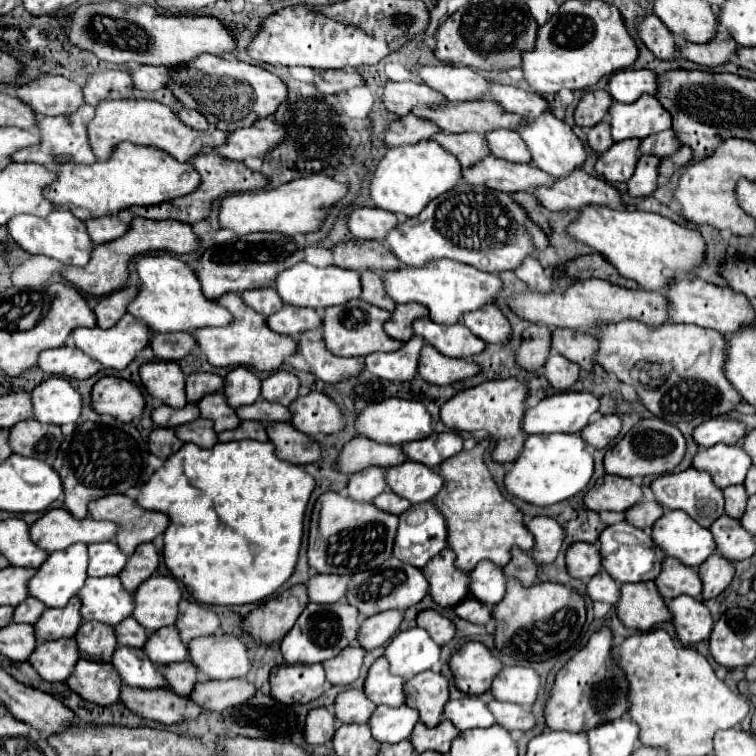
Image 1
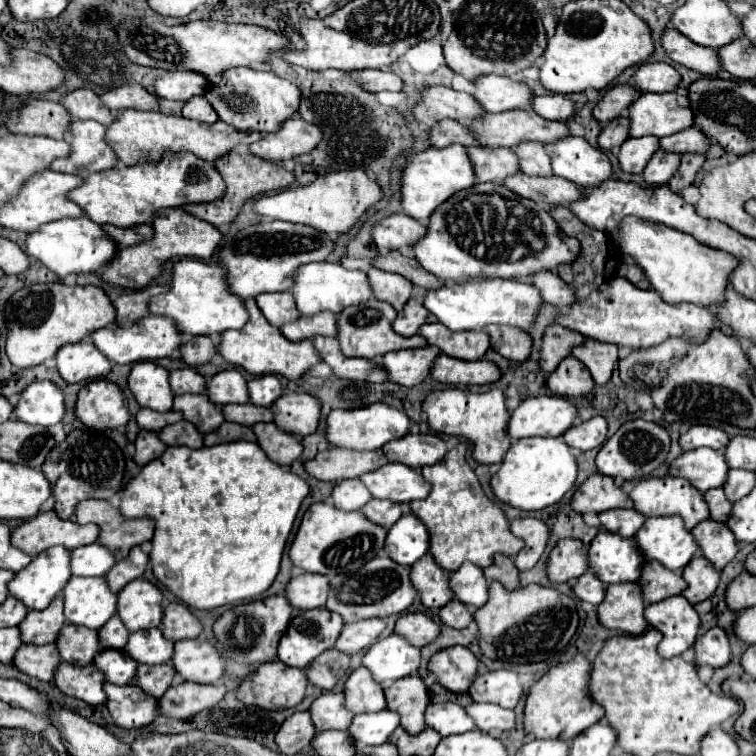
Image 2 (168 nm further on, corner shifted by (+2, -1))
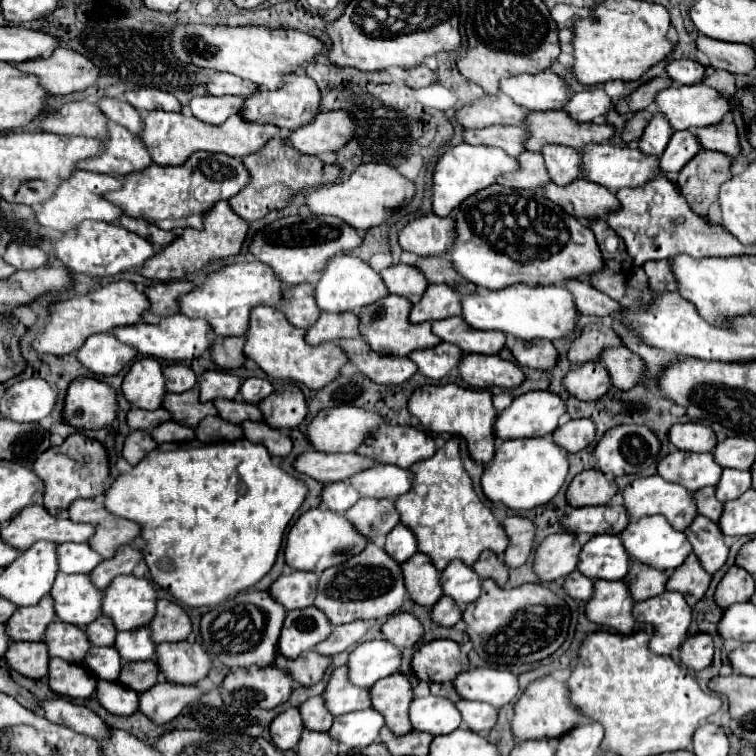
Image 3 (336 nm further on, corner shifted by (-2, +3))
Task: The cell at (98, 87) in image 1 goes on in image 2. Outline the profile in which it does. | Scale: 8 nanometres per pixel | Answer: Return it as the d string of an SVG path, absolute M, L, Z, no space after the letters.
M125 84L115 90L109 90L101 94L101 102L111 110L111 112L121 112L121 110L157 110L157 96L149 94L143 86L139 84Z

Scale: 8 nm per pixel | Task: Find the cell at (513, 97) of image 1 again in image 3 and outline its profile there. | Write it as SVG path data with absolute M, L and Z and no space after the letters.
M585 90L579 94L573 94L567 104L565 104L565 112L579 120L579 122L591 122L595 118L601 118L607 110L609 110L609 96L601 90Z

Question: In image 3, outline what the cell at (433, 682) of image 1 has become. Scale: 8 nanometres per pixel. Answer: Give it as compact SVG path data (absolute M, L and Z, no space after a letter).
M391 674L391 678L381 678L371 688L373 708L387 718L387 726L403 736L413 730L409 720L409 706L413 702L413 686L405 674Z

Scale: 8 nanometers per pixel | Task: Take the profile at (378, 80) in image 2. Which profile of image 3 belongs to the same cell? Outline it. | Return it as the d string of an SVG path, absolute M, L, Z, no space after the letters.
M415 66L409 72L409 78L405 80L405 84L409 88L421 88L421 86L429 86L429 84L435 84L435 72L425 68L425 66Z

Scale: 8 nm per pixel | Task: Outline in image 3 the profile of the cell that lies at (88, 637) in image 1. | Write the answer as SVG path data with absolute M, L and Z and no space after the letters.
M59 620L47 628L45 640L47 640L51 656L63 658L63 660L75 662L75 664L81 664L85 654L91 648L89 638L83 628L71 626L71 624L59 622Z

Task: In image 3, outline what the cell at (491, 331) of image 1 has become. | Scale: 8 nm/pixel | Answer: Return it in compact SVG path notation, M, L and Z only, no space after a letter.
M515 340L515 344L511 346L511 354L517 358L521 366L537 370L549 370L555 366L557 360L557 352L549 340L535 340L535 344Z

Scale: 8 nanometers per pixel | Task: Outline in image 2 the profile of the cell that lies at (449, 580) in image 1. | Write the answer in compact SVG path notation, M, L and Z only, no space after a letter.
M425 554L415 566L411 566L411 580L419 590L421 602L427 608L441 608L451 602L453 592L449 588L449 576L441 570L431 554Z

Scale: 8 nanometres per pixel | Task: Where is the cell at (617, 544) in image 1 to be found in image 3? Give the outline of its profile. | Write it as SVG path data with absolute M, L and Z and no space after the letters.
M597 534L581 550L579 570L589 578L615 580L629 572L631 556L615 534Z

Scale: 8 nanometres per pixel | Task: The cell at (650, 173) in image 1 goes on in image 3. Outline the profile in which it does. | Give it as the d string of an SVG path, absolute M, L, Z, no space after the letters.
M689 130L673 132L673 136L659 160L661 172L677 174L699 150L701 150L701 146L699 146L699 142L695 142L695 136Z

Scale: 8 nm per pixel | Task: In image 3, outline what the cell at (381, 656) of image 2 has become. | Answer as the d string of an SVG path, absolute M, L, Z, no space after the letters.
M375 638L371 642L359 644L349 654L349 678L355 686L371 688L377 680L399 672L401 648L385 638Z

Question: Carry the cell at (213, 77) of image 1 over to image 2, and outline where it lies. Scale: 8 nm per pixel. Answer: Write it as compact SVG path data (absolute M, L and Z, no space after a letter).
M233 68L223 74L221 82L213 84L207 90L205 98L211 102L219 118L237 130L275 132L287 118L291 118L299 110L301 90L289 80L277 78L271 72L257 72L251 68Z

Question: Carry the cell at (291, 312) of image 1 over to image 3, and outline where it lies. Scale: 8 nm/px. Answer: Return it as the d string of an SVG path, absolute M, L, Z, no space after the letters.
M321 312L317 322L305 330L305 342L309 344L321 344L327 340L339 340L339 338L357 338L357 316L353 312L339 312L329 314Z

